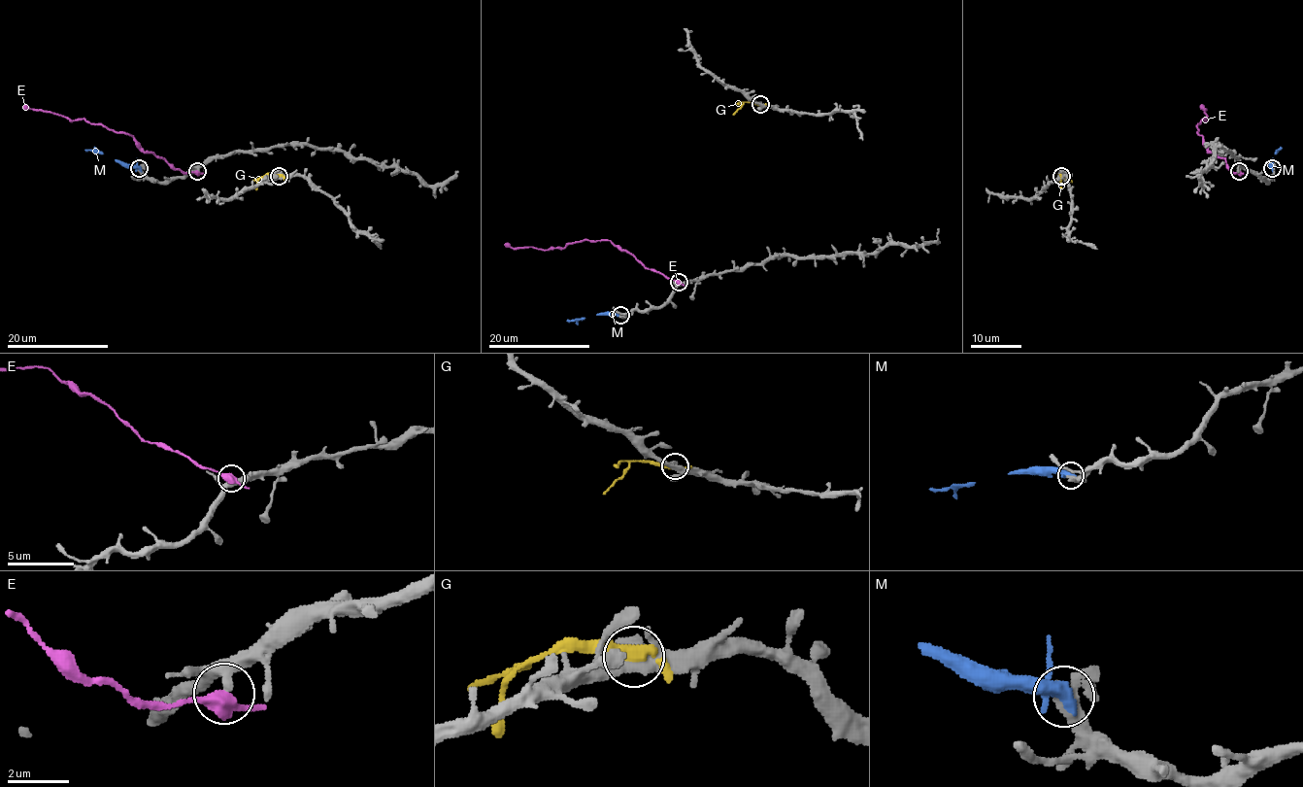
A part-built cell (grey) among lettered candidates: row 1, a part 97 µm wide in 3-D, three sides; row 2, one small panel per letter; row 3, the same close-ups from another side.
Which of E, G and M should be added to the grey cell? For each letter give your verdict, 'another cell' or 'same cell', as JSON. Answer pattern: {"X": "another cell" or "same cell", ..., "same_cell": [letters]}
{"E": "another cell", "G": "another cell", "M": "same cell", "same_cell": ["M"]}

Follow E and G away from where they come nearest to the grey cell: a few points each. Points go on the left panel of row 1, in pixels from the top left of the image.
E: (198, 171), (174, 169), (126, 133), (83, 118), (70, 120), (22, 108)
G: (279, 177), (262, 177), (251, 182)

